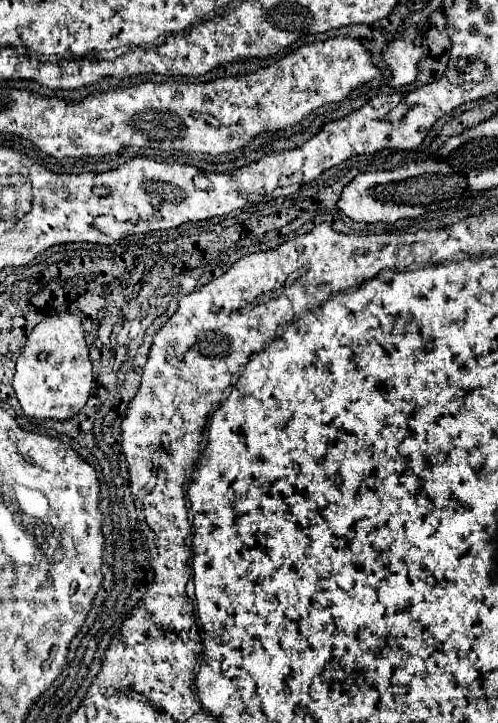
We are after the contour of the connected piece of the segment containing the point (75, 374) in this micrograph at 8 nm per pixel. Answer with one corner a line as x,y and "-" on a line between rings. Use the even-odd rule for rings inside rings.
76,315
44,317
30,333
18,357
18,381
14,383
14,391
18,393
22,411
34,419
72,419
86,405
90,383
92,363
80,319

